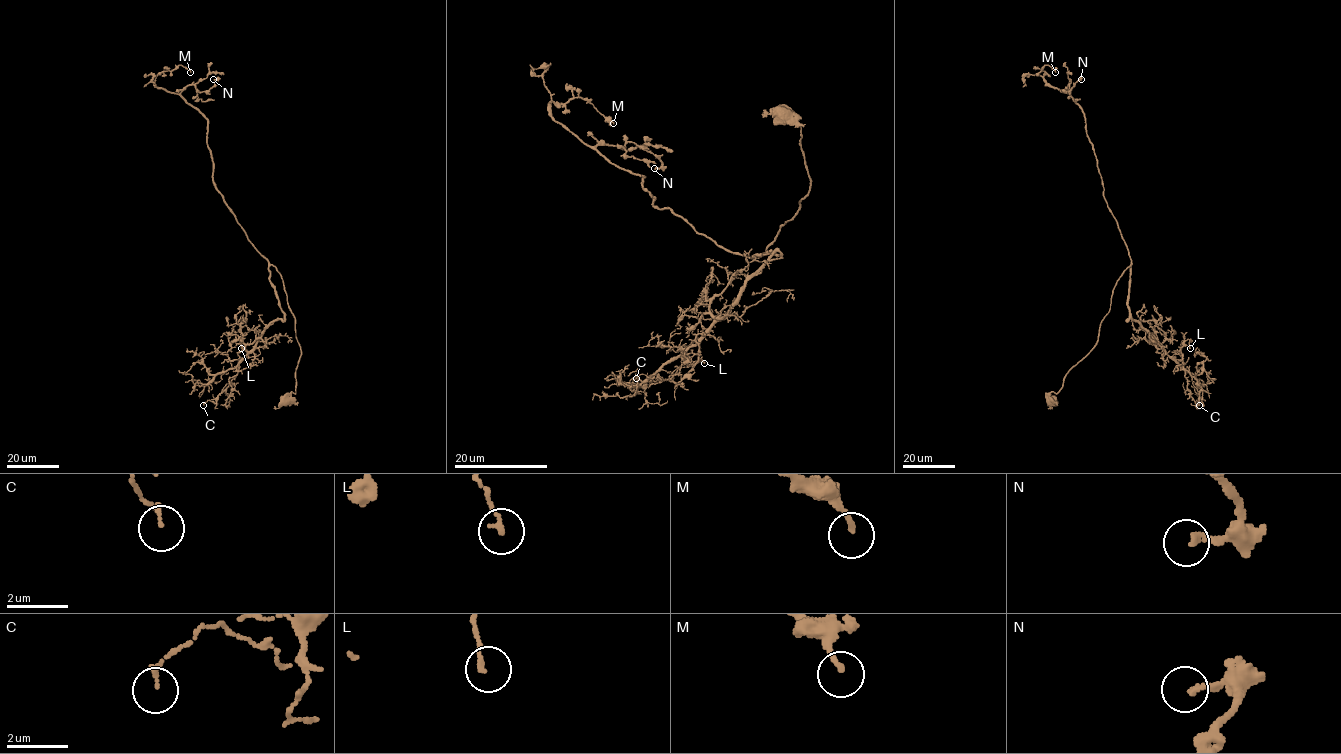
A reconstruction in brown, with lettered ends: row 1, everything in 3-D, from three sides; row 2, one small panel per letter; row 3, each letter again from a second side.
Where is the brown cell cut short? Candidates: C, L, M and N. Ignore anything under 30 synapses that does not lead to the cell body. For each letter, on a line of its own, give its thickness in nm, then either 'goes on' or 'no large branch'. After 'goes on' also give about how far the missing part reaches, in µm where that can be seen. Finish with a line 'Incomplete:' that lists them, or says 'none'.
C: calibre 130 nm; no large branch
L: calibre 160 nm; no large branch
M: calibre 160 nm; no large branch
N: calibre 180 nm; no large branch
Incomplete: none

